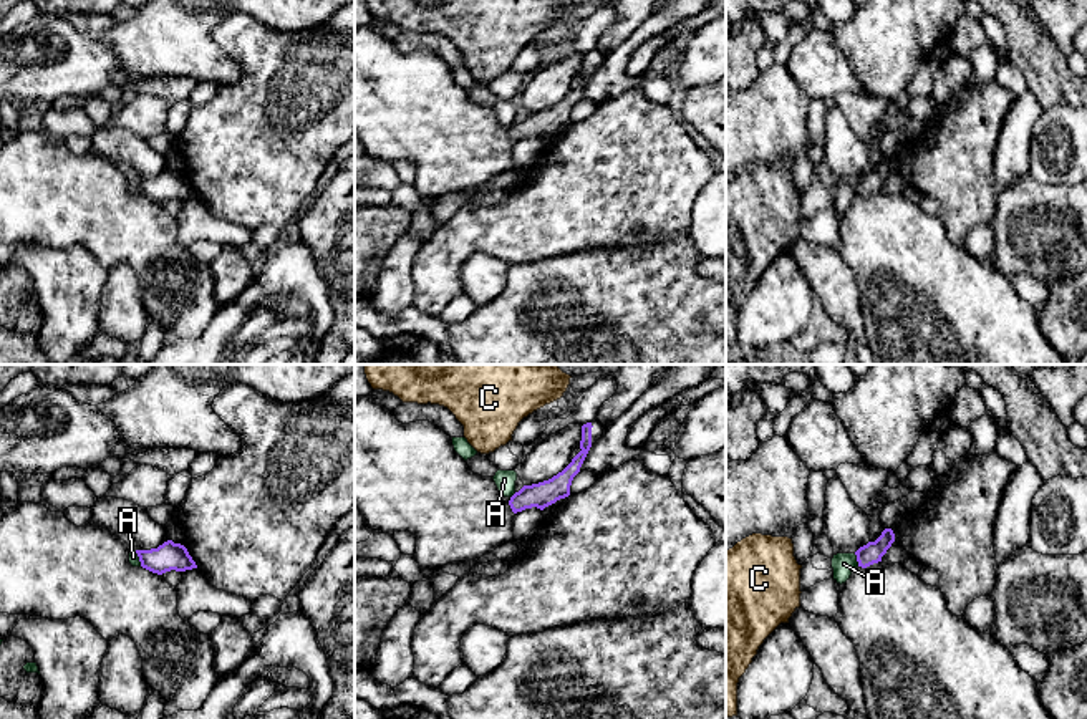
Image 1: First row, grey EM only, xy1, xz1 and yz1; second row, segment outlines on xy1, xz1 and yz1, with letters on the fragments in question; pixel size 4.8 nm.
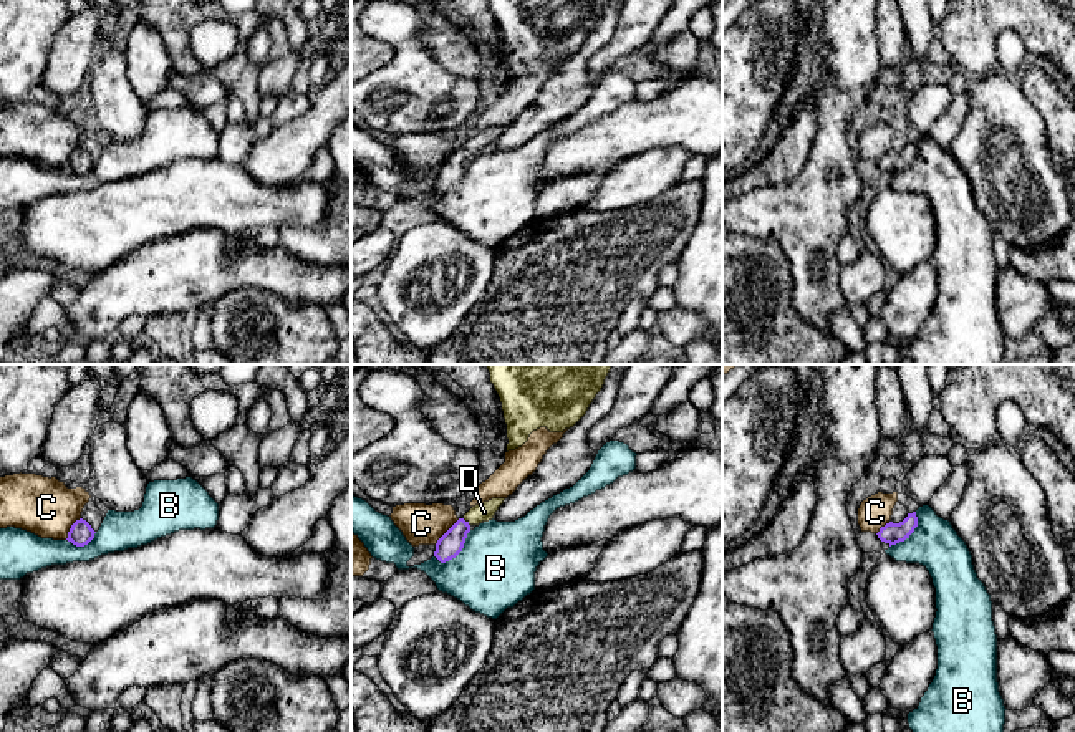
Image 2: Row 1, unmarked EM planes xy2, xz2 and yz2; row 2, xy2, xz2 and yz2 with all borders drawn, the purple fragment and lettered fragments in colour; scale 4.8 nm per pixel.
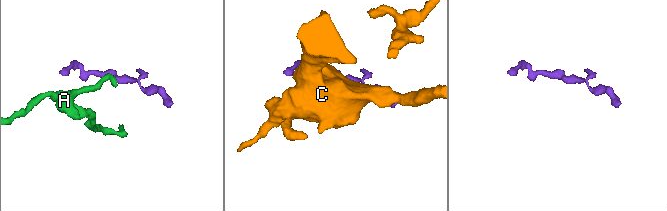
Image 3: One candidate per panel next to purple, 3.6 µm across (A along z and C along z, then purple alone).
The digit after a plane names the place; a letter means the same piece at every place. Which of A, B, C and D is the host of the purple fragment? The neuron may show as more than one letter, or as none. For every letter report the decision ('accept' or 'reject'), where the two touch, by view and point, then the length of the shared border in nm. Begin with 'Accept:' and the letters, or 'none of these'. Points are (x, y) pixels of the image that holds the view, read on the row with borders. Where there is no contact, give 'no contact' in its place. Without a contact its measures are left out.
Accept: D
A: reject; contact yz1 (857, 560); length 70 nm
B: reject; contact xz2 (457, 553); length 220 nm
C: reject; contact xz2 (446, 532); length 180 nm
D: accept; contact xz2 (466, 522); length 50 nm

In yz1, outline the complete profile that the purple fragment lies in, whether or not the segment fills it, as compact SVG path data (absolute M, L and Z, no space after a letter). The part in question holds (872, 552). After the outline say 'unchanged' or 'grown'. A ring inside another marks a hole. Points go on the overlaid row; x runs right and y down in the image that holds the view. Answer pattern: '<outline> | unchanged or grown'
M885 528L882 535L875 542L868 542L867 545L860 547L855 555L858 567L867 568L873 563L882 562L882 557L895 542L895 533L891 528Z | unchanged

